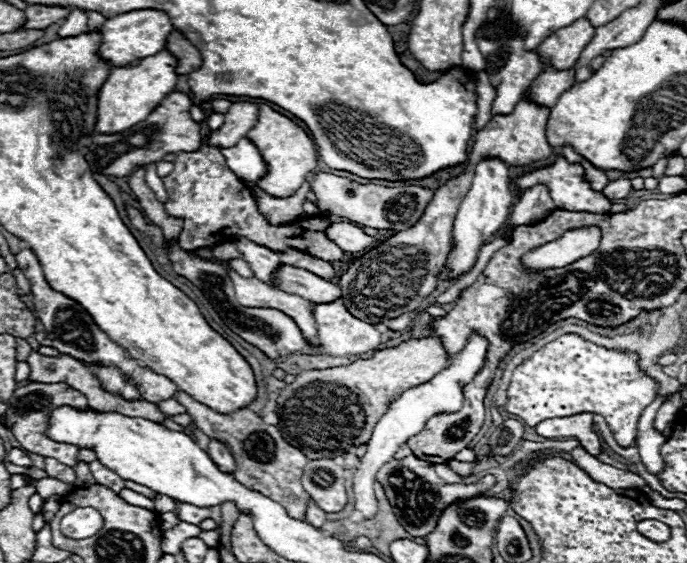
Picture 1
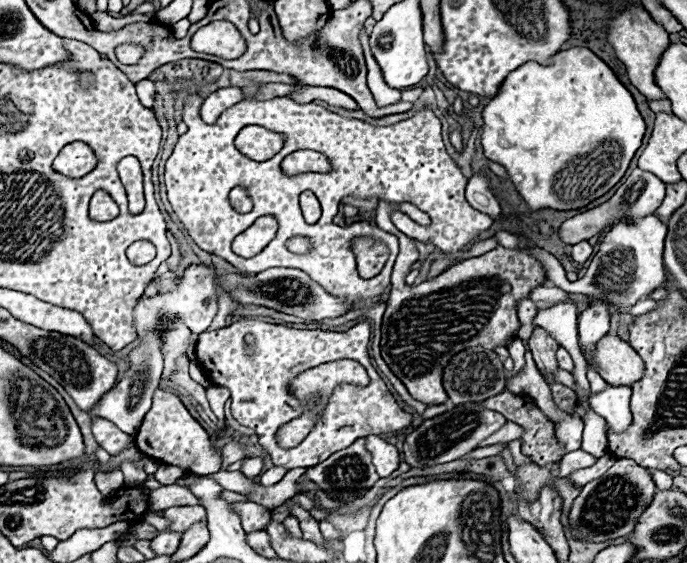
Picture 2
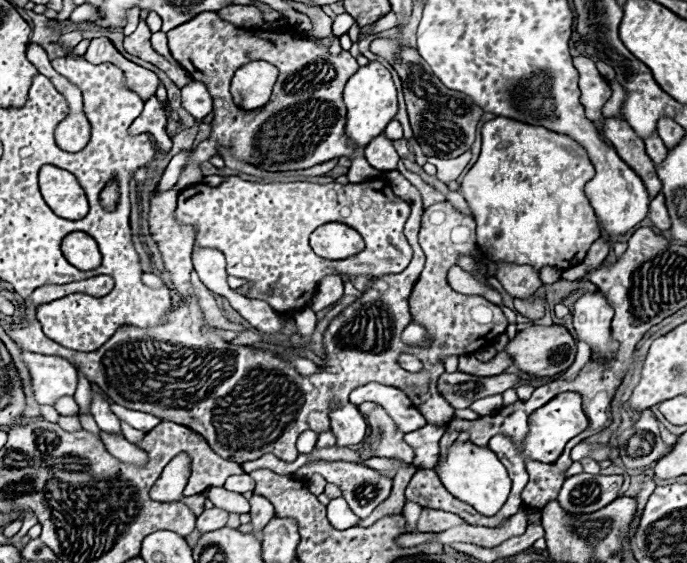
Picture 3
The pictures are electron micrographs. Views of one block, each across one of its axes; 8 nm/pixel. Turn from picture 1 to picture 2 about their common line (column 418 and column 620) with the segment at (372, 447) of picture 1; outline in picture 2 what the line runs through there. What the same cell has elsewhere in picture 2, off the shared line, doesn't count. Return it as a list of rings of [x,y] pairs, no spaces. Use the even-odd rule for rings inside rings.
[[[606,386],[602,392],[592,394],[588,402],[590,408],[606,420],[610,430],[624,432],[632,424],[630,394],[630,386]]]

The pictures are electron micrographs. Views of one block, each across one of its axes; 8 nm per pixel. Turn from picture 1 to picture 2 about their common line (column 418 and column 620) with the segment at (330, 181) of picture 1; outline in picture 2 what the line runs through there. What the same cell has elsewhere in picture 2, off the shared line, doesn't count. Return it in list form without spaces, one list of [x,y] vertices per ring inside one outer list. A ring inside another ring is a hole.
[[[636,168],[606,204],[602,204],[602,206],[598,206],[594,210],[588,210],[584,214],[578,214],[578,216],[574,216],[570,220],[566,220],[556,230],[556,234],[566,244],[578,244],[582,240],[588,240],[588,238],[596,236],[602,228],[606,228],[606,226],[622,220],[622,218],[642,218],[642,216],[654,214],[656,208],[662,204],[662,200],[664,200],[664,184],[662,184],[662,180],[658,180],[650,172],[644,172],[644,170]]]

